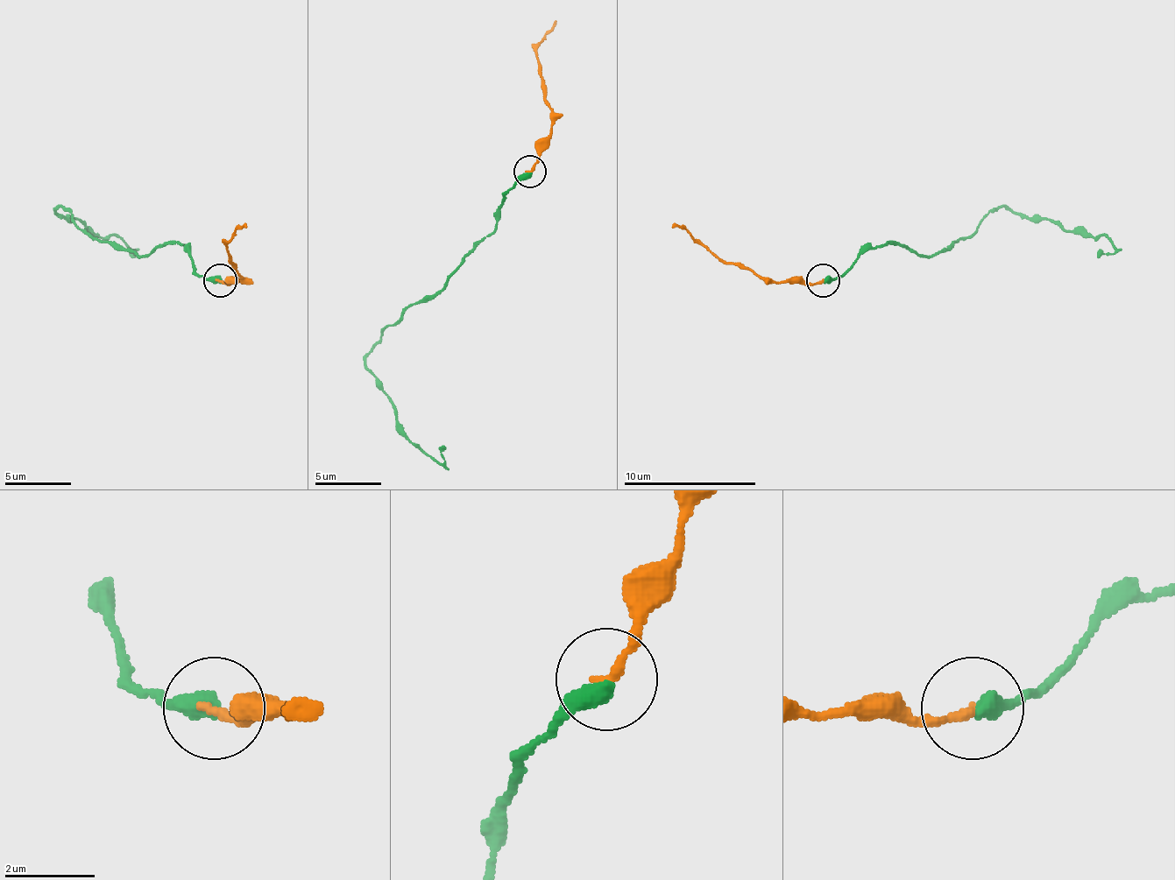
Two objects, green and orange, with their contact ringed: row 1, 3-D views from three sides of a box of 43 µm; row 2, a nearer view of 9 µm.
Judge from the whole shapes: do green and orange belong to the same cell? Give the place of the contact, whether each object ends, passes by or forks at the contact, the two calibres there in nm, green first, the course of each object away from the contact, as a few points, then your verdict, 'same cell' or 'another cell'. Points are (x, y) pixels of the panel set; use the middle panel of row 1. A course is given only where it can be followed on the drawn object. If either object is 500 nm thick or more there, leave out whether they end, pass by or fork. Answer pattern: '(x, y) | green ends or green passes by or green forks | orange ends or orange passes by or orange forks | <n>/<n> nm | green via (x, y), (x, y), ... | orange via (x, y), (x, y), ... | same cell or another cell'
(530, 171) | green ends | orange ends | 460/180 nm | green via (530, 172), (444, 285), (368, 354), (398, 426), (435, 460), (444, 447) | orange via (530, 172), (537, 149), (550, 132), (550, 112), (544, 95), (537, 46), (557, 20) | same cell

